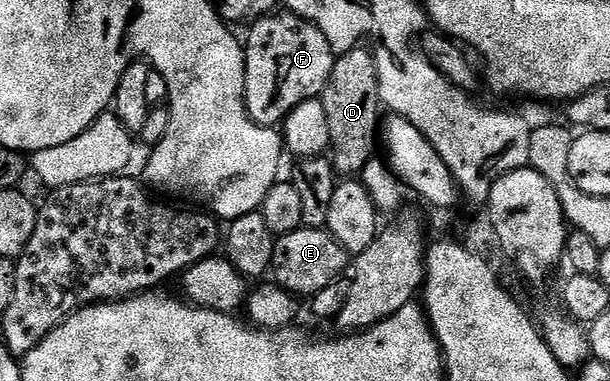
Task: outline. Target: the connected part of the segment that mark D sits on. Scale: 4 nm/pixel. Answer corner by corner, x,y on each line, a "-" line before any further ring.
357,47
339,54
331,69
327,87
320,96
327,115
330,160
339,176
355,176
363,172
369,161
373,160
374,143
376,141
377,144
380,127
379,98
377,65
373,52

